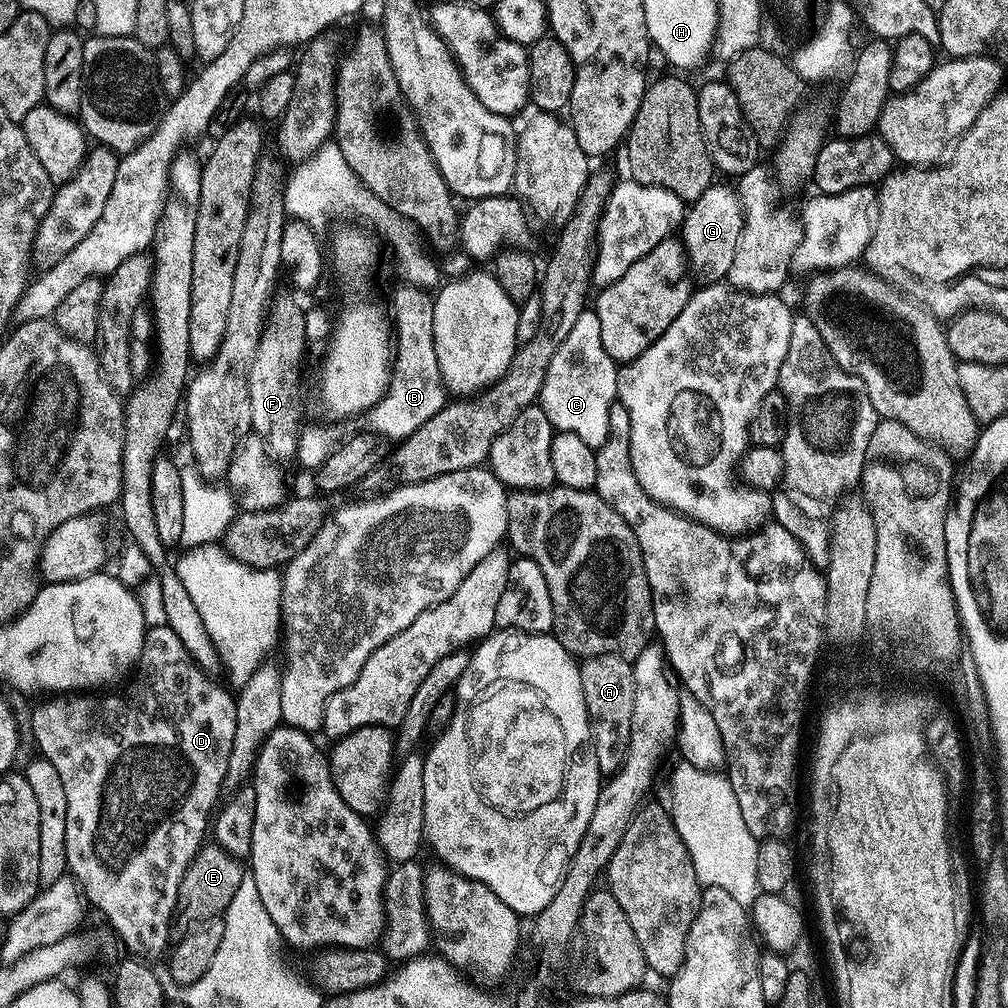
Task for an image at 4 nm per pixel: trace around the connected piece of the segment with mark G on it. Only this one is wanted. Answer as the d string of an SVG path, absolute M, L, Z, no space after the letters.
M713 182L702 194L702 198L691 201L690 207L683 213L682 239L688 251L690 268L704 282L720 282L725 279L734 263L734 250L744 225L744 206L740 193L728 184Z

